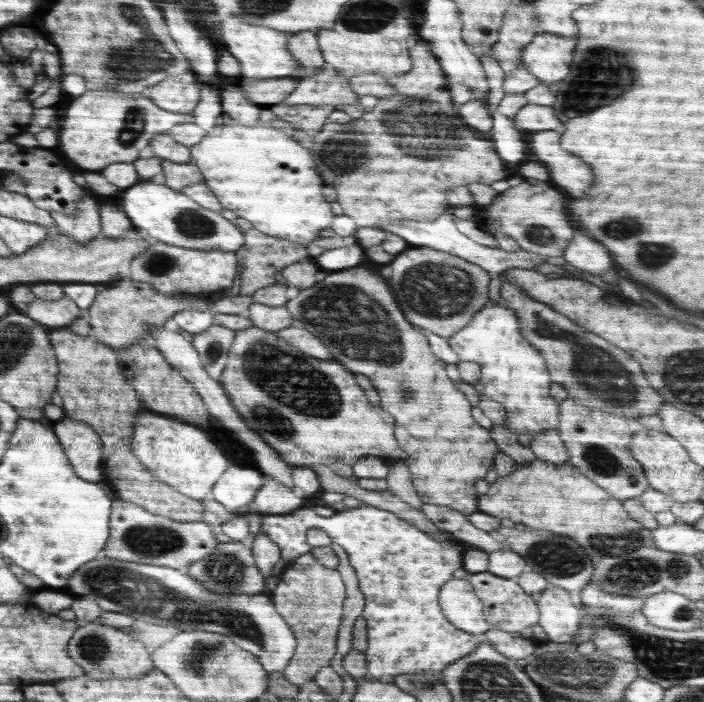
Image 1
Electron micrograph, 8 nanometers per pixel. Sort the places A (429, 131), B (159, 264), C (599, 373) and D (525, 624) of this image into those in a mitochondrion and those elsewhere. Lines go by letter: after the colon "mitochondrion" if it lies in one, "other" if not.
A: mitochondrion
B: mitochondrion
C: mitochondrion
D: other

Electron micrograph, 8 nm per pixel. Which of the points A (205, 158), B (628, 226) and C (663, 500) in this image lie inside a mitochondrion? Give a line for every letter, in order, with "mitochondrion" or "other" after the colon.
A: other
B: mitochondrion
C: other

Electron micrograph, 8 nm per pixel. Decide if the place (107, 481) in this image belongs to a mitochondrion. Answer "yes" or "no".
no

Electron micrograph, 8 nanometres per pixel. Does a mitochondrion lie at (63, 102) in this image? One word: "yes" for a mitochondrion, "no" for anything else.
no

